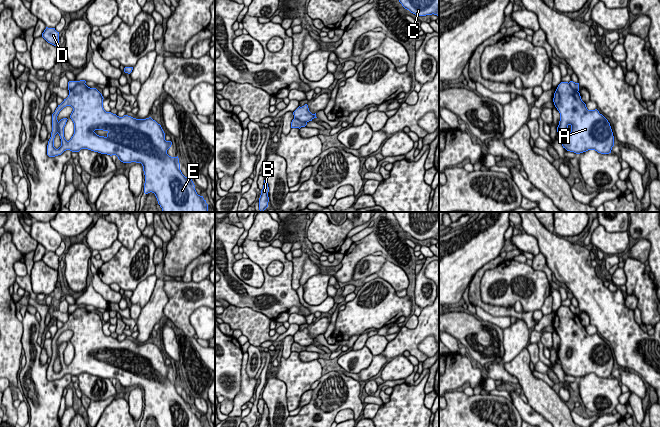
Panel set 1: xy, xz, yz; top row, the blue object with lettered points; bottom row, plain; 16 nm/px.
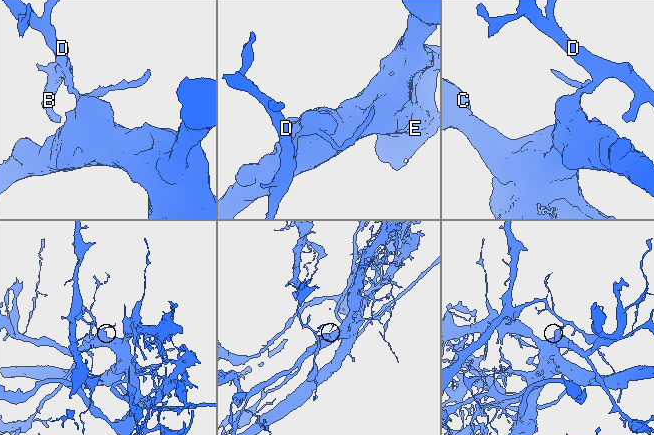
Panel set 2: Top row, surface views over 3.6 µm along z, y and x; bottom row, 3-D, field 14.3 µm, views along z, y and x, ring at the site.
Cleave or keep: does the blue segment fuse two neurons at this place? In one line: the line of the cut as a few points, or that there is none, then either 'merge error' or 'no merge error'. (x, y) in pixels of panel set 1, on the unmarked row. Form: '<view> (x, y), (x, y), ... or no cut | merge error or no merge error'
xy (84, 307), (78, 307), (69, 314) | merge error

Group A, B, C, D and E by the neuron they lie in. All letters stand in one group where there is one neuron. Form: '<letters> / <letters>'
A C E / B D

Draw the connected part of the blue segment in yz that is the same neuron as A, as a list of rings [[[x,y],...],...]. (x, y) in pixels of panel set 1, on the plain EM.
[[[568,306],[558,309],[553,326],[560,337],[557,356],[563,372],[576,378],[588,374],[611,377],[614,360],[610,347],[597,333],[588,334],[580,317]]]

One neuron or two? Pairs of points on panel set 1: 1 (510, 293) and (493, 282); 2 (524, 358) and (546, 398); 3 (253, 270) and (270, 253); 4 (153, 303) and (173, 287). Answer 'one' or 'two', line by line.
1: one
2: one
3: two
4: two

